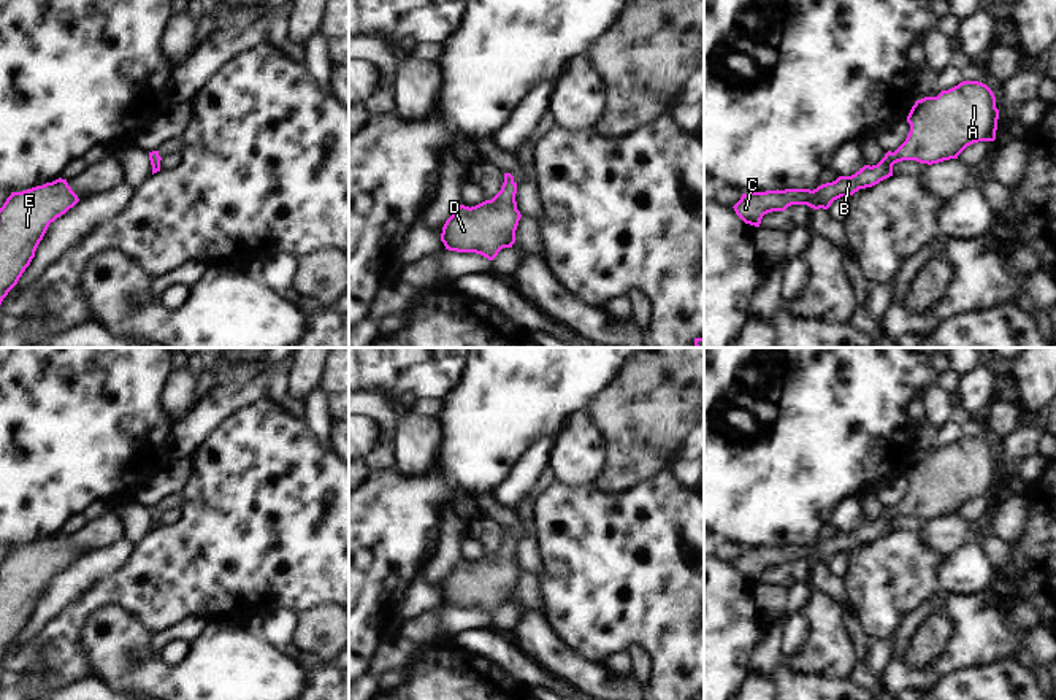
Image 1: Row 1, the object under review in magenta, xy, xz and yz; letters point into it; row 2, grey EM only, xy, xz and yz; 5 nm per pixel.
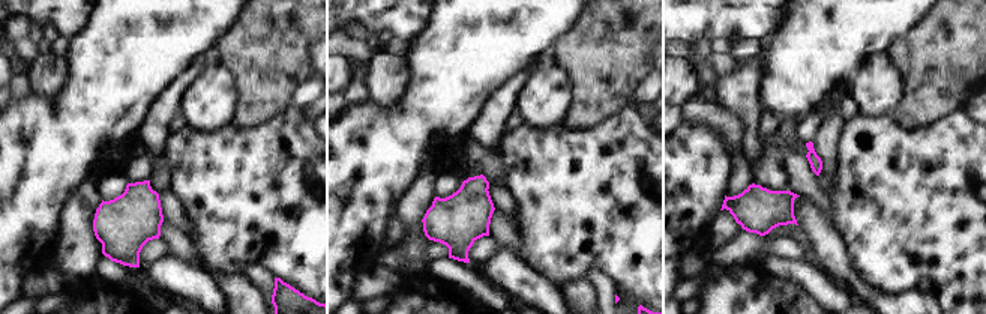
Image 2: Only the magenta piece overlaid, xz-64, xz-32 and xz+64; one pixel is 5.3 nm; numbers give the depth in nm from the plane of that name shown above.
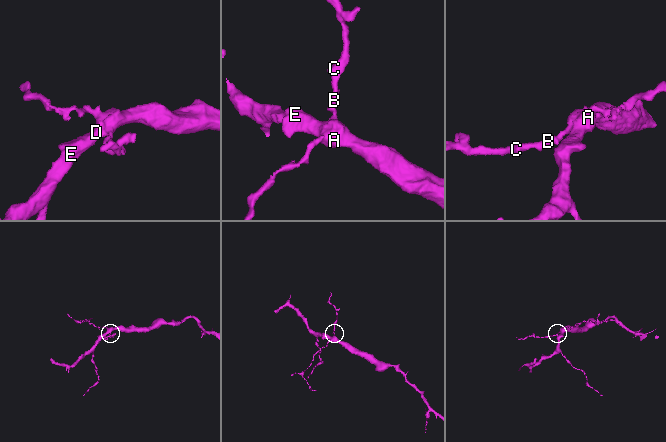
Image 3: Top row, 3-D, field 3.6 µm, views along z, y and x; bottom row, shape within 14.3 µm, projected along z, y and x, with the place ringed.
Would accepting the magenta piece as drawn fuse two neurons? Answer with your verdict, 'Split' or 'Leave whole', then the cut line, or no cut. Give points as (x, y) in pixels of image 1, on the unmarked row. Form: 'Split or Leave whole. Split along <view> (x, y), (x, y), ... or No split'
Leave whole. No split.

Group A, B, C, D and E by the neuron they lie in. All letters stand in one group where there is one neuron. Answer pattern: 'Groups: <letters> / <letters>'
Groups: A B C D E.

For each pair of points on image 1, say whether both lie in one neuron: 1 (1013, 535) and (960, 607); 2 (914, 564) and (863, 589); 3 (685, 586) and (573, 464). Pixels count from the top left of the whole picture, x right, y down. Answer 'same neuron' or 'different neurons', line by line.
1: different neurons
2: same neuron
3: different neurons

